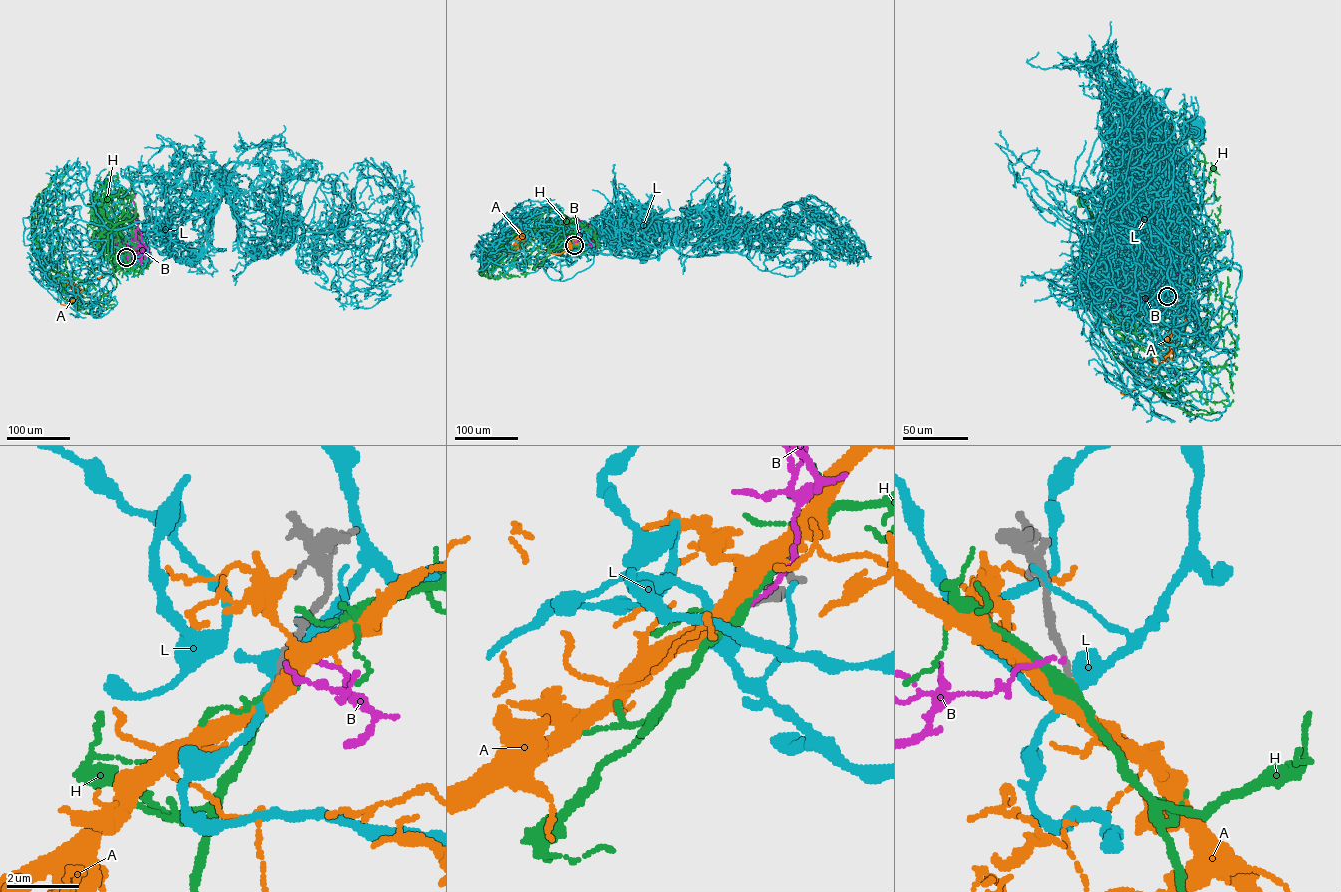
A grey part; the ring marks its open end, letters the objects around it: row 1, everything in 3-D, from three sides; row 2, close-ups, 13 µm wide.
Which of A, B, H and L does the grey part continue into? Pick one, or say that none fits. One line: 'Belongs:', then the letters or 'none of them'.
Belongs: A

